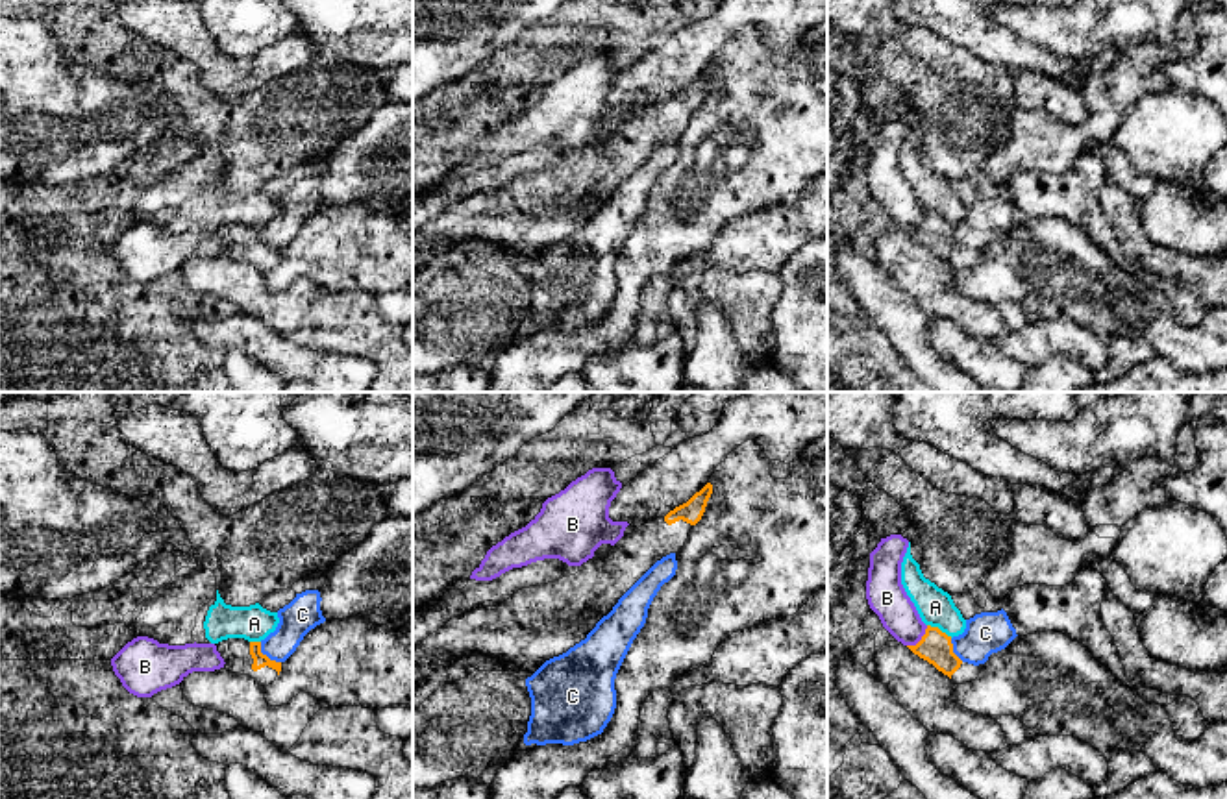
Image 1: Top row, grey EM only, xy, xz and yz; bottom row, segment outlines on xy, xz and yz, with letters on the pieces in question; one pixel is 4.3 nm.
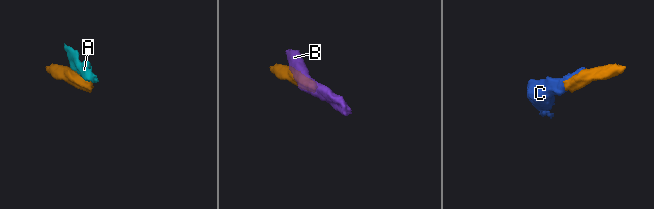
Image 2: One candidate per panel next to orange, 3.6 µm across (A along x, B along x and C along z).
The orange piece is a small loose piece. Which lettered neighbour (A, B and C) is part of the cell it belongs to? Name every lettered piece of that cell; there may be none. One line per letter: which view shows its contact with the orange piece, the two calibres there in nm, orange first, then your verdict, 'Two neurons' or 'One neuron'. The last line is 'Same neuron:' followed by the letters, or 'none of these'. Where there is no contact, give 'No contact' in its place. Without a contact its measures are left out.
A: Touches orange in yz. Thickness 140 nm (orange) against 160 nm. Two neurons
B: Touches orange in yz. Thickness 140 nm (orange) against 170 nm. Two neurons
C: Touches orange in xy. Thickness 60 nm (orange) against 150 nm. Two neurons
Same neuron: none of these

